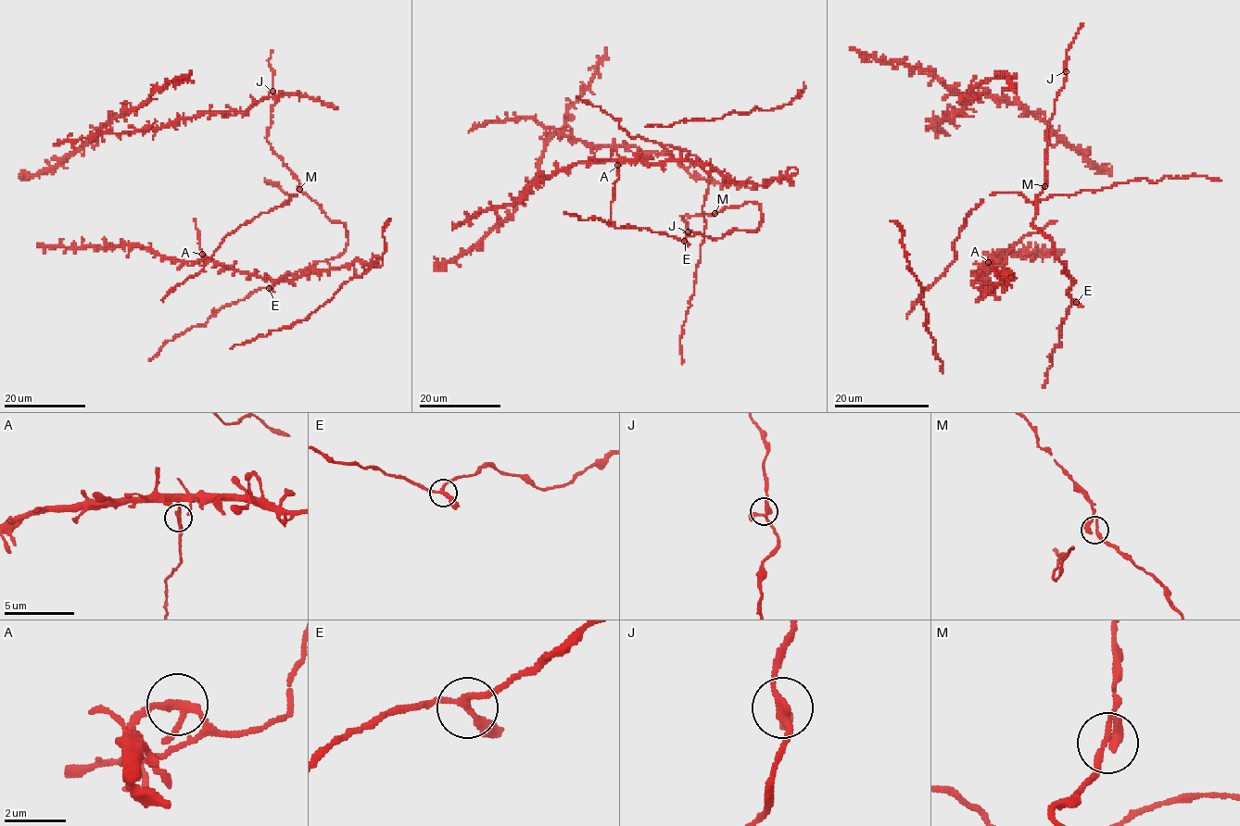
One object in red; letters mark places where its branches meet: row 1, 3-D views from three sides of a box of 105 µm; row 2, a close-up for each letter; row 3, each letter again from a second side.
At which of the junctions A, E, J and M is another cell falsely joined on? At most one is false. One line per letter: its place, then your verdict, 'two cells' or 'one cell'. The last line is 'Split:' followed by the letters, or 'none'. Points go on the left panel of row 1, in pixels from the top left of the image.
A: place (202, 254); two cells
E: place (269, 288); one cell
J: place (272, 91); one cell
M: place (299, 189); one cell
Split: A

